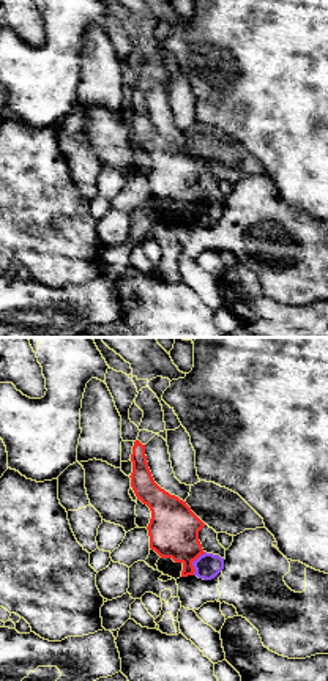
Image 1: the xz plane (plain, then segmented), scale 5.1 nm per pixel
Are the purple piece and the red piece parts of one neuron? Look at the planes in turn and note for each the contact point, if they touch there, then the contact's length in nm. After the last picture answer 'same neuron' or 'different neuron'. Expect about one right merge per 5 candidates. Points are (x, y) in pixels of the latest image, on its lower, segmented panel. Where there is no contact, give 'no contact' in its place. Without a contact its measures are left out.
contact (193, 563); length 140 nm

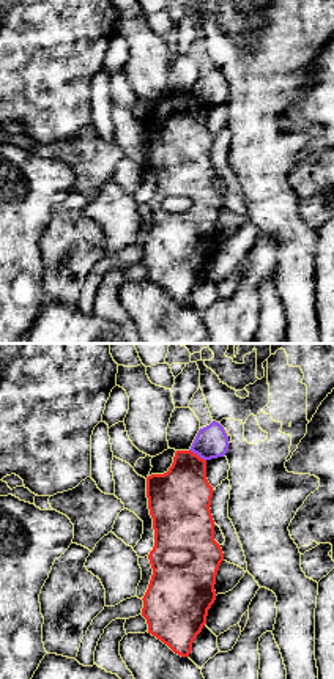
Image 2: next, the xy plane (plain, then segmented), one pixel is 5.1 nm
contact (197, 454); length 110 nm

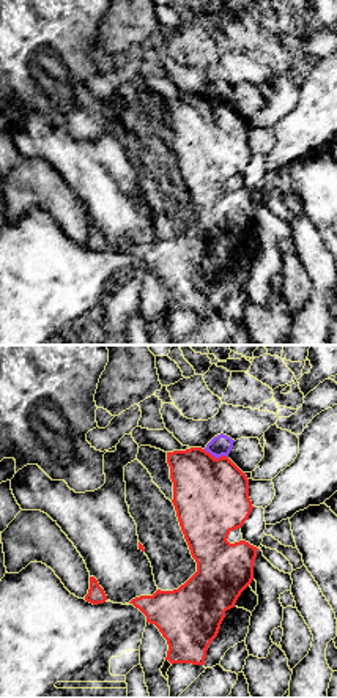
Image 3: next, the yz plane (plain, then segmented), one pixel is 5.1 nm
contact (216, 457); length 130 nm

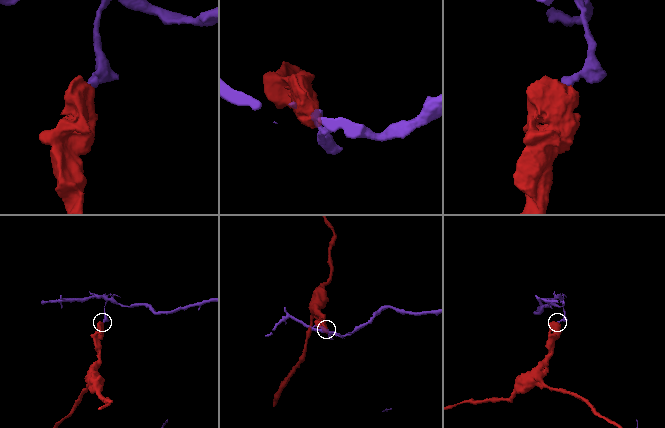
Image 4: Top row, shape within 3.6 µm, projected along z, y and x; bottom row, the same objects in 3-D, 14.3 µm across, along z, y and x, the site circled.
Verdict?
different neuron

